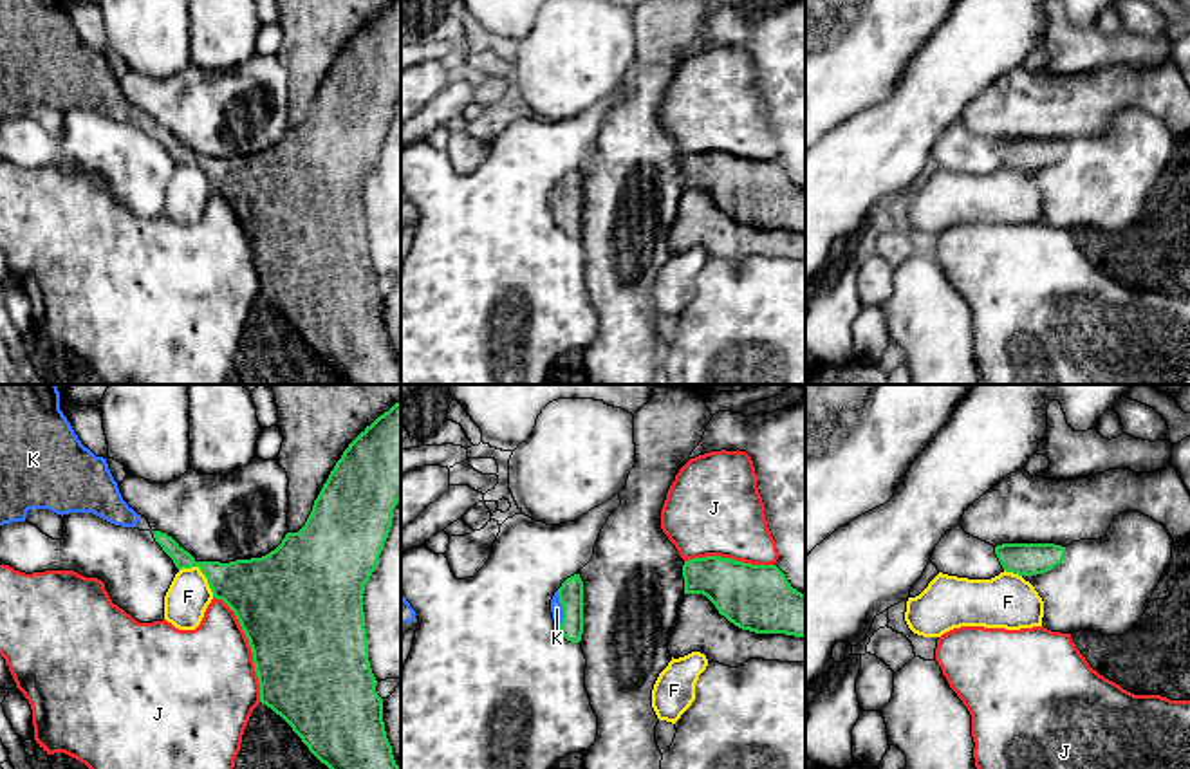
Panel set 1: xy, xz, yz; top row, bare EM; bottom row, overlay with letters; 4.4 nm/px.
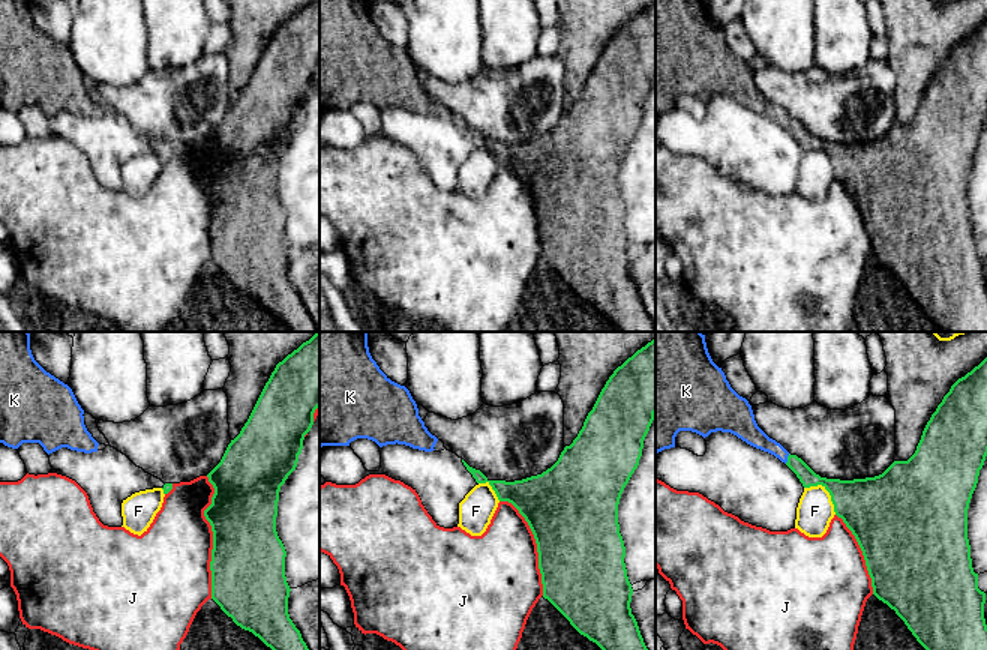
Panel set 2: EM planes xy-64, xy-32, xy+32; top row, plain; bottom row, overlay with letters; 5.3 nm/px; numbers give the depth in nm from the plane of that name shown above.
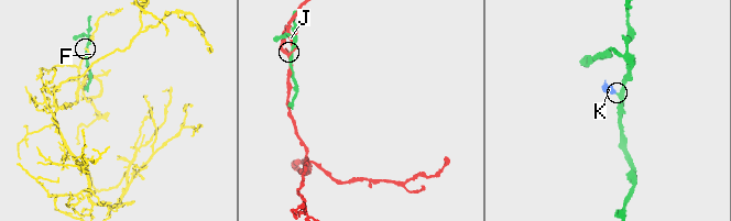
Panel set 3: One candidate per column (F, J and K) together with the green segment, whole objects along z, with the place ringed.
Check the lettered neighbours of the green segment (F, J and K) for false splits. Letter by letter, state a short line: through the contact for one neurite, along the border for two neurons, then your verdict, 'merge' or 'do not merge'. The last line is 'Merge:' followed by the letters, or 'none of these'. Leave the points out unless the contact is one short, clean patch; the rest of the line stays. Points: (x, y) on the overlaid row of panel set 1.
F: do not merge
J: do not merge
K: line xz (571, 592), (562, 607), (557, 609); merge
Merge: K

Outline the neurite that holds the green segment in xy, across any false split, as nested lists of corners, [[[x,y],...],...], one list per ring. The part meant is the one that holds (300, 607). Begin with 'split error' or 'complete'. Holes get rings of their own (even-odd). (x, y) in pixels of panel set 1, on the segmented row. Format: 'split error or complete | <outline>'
complete | [[[401,401],[343,451],[305,525],[262,558],[197,561],[172,536],[152,531],[175,567],[199,567],[213,598],[237,616],[253,652],[260,702],[280,715],[329,769],[399,769],[368,661],[363,592],[401,500]]]

